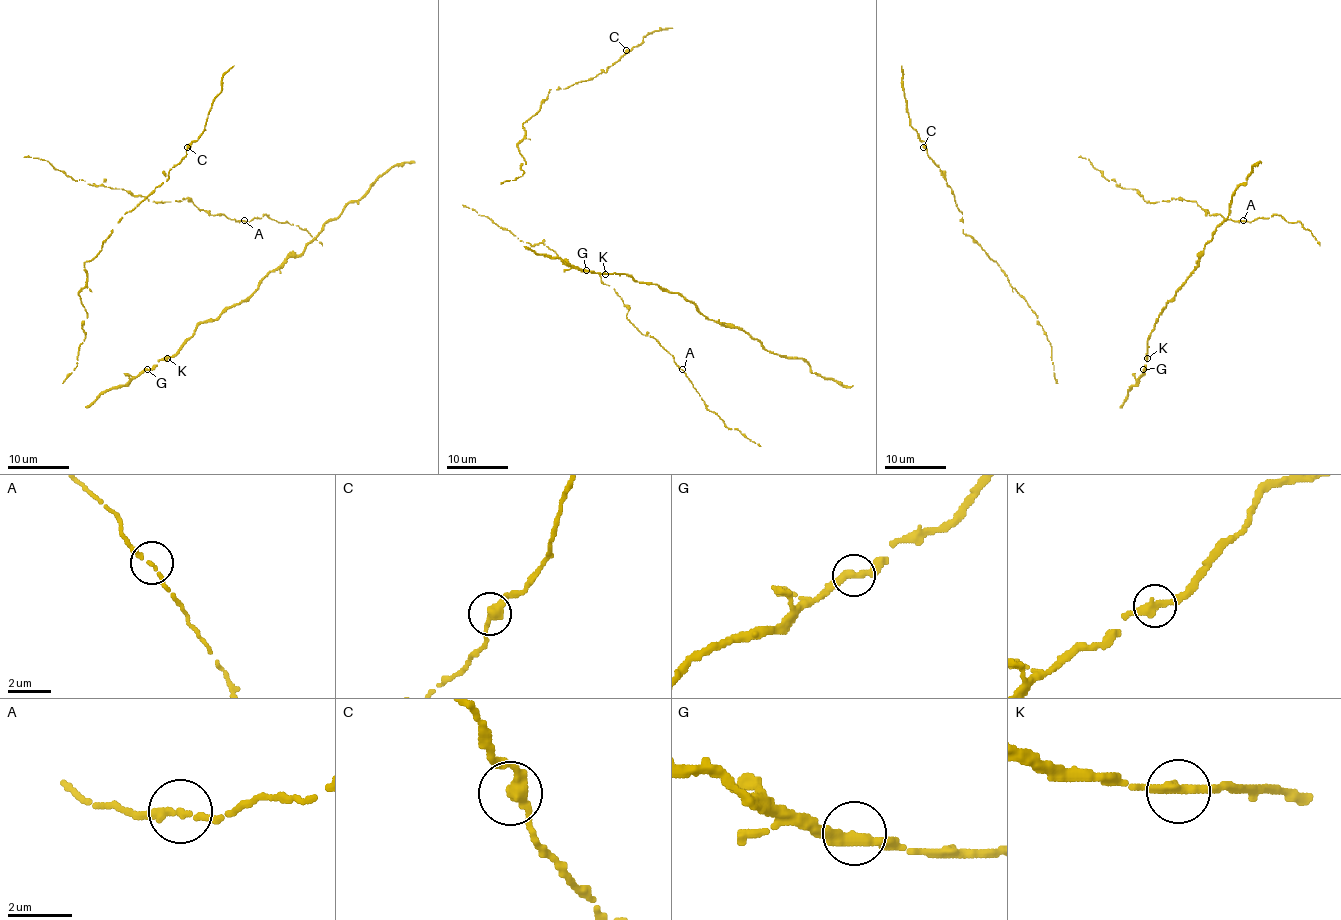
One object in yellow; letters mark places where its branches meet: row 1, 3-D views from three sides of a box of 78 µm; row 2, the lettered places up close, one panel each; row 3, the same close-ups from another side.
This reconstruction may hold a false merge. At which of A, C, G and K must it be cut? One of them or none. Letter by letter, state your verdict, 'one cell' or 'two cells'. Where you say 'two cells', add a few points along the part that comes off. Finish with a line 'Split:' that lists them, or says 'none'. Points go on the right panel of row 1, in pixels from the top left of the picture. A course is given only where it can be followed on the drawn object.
A: one cell
C: one cell
G: one cell
K: one cell
Split: none

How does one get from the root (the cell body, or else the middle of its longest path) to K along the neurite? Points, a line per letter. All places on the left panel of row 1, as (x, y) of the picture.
K: (147, 368), (153, 368), (167, 357)

